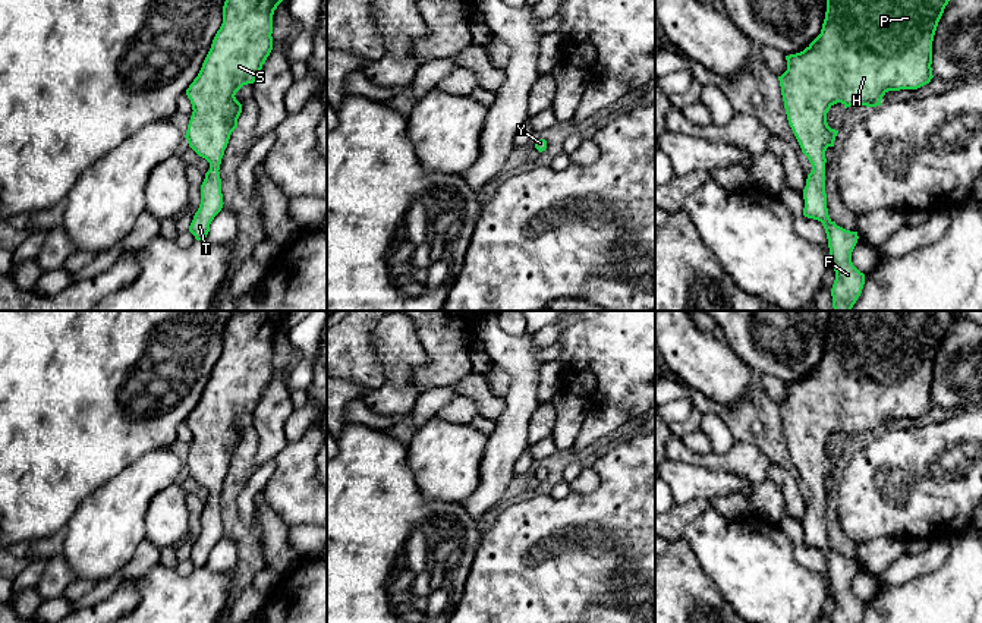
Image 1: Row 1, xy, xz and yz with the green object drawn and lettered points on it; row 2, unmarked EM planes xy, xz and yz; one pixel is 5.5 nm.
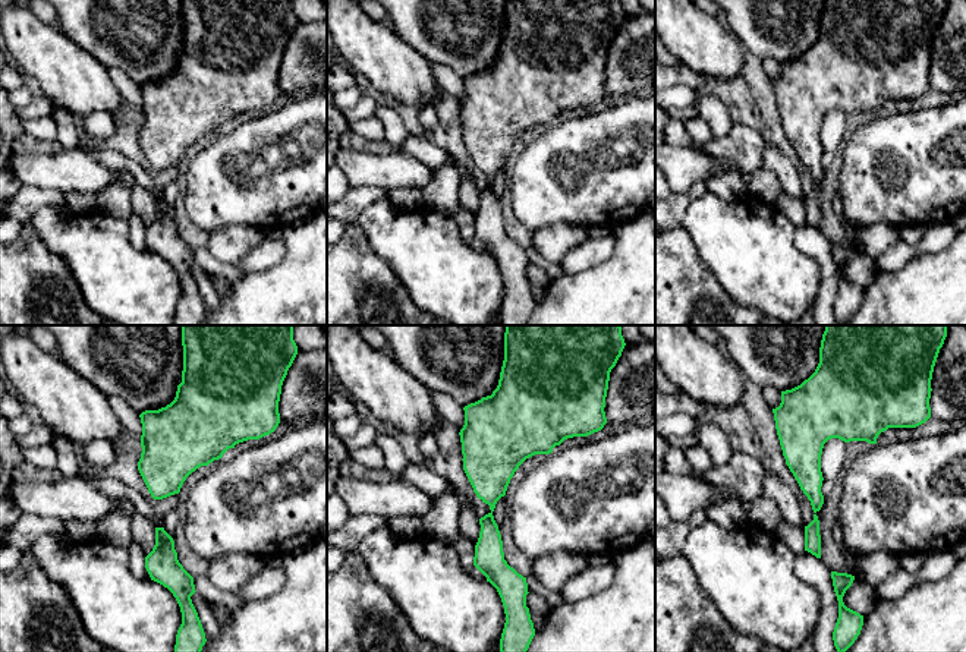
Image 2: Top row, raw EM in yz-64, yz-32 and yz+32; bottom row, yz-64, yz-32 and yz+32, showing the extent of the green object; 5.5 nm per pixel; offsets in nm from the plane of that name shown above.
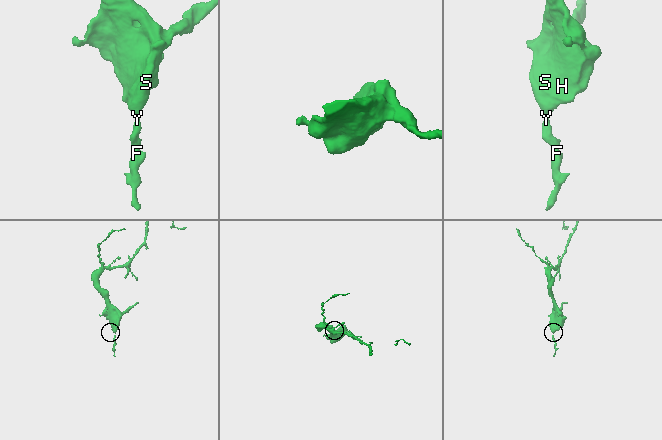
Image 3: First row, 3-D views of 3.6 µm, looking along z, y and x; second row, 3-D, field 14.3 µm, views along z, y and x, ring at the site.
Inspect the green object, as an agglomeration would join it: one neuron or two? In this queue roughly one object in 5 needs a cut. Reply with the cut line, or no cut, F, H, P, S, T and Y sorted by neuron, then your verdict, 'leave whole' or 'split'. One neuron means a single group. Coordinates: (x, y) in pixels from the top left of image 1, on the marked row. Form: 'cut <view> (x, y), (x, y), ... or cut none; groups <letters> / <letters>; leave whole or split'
cut none; groups F H P S T Y; leave whole

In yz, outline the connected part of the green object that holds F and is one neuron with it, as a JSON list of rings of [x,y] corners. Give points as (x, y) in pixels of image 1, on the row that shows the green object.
[[[827,0],[821,34],[800,53],[786,56],[787,70],[778,76],[789,125],[812,164],[803,189],[803,215],[822,223],[835,271],[831,289],[834,311],[852,311],[865,284],[865,274],[852,262],[857,232],[837,226],[828,215],[825,151],[838,130],[827,123],[828,110],[841,103],[881,106],[888,91],[918,89],[931,82],[932,41],[950,0]]]

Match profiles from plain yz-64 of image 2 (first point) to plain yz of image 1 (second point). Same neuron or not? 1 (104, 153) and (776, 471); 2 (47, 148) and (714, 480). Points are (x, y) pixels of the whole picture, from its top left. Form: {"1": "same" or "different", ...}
{"1": "different", "2": "different"}

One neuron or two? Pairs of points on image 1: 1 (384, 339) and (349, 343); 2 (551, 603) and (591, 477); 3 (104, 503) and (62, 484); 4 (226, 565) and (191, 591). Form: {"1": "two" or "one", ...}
{"1": "two", "2": "two", "3": "two", "4": "two"}

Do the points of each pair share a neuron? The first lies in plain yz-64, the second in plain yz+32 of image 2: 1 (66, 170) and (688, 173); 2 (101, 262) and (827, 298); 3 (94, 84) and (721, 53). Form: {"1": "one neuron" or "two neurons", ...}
{"1": "one neuron", "2": "two neurons", "3": "one neuron"}

